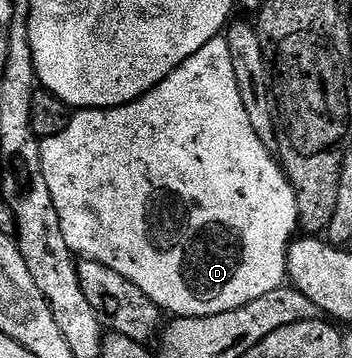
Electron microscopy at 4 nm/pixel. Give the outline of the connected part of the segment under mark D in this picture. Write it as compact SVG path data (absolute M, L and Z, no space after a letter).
M218 37L207 41L203 49L187 57L187 61L179 64L166 79L159 81L159 85L152 87L134 103L104 109L81 109L74 114L77 116L70 123L69 115L70 107L47 90L38 89L31 97L31 129L41 140L43 177L47 181L47 189L51 189L51 201L55 201L59 225L69 244L85 243L84 254L88 258L100 259L103 265L123 273L123 277L139 285L139 289L143 289L143 293L147 293L147 297L151 297L151 301L155 301L162 312L173 317L227 313L263 297L263 293L279 289L286 282L287 252L299 227L297 194L285 178L285 172L282 171L274 152L259 138L255 129L251 129L247 109L243 109L243 97L239 97L235 68L231 66L231 49L227 49L225 38Z

